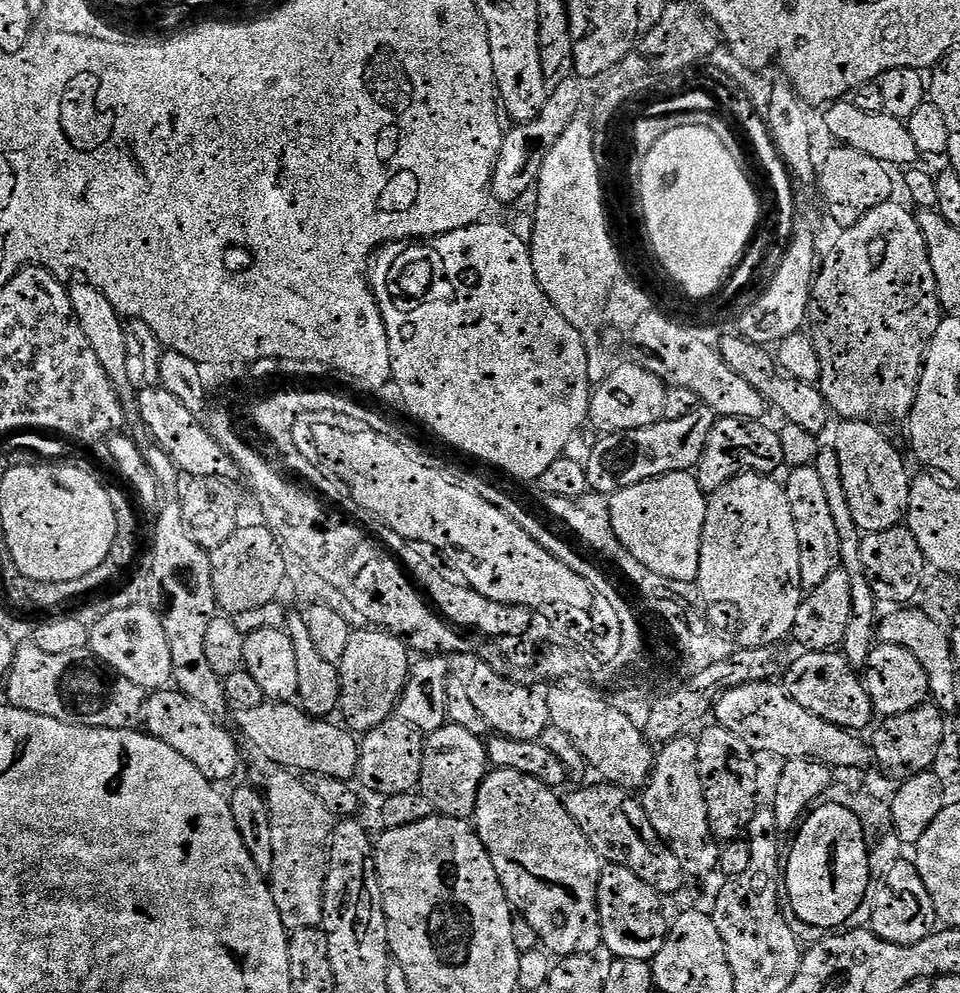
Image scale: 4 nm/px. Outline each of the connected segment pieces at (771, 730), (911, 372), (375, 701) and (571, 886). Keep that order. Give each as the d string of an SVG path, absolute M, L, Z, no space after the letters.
M776 682L738 686L725 692L714 705L715 716L719 727L730 730L730 734L738 734L753 752L776 754L785 762L816 761L832 770L868 768L874 764L874 753L867 739L818 718L818 714L810 714L810 710L798 706L798 702L788 696L788 691Z
M889 202L870 210L862 222L858 222L853 228L843 229L836 240L836 249L828 256L828 261L823 261L819 269L814 285L814 308L820 311L820 336L822 341L822 371L818 381L818 387L828 400L828 406L841 421L845 420L867 420L869 422L881 422L880 420L896 420L907 417L912 411L916 401L916 391L920 385L920 375L924 373L924 358L928 354L928 346L937 332L942 327L940 312L940 293L936 288L936 278L934 276L934 266L931 256L928 253L928 246L924 241L922 230L918 226L915 215L907 212L902 205L897 202Z
M383 630L353 631L346 654L340 659L341 698L339 711L344 712L347 727L365 734L387 722L397 711L400 696L410 673L410 649L403 639Z
M518 770L489 771L478 792L474 827L494 862L494 870L498 870L504 893L513 909L534 926L539 943L560 958L590 956L599 953L604 942L598 906L602 861L574 818L570 818L565 801L556 796L538 778L518 774Z

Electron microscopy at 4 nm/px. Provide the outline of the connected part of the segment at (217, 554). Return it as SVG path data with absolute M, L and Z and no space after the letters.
M240 526L236 533L228 538L222 546L218 546L210 552L212 557L212 577L214 578L214 594L217 605L225 613L235 614L242 610L258 610L258 606L266 606L277 599L280 587L286 584L288 571L284 555L280 549L280 542L276 539L271 528L259 526L260 528L246 528Z

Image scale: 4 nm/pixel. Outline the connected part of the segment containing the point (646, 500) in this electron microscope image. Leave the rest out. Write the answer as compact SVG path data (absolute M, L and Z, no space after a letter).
M671 472L653 480L638 482L638 486L621 488L610 497L614 534L625 550L634 554L634 558L638 558L638 562L642 562L642 566L646 566L655 576L678 582L699 581L700 551L704 541L704 527L708 525L708 502L706 489L692 472Z

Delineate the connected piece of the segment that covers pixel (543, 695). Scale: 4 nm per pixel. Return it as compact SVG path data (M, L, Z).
M477 663L472 677L466 680L470 702L478 706L485 725L493 733L506 738L518 738L519 740L539 740L540 735L551 724L550 706L548 705L548 693L539 687L519 685L510 682L500 674L496 674L488 664Z

